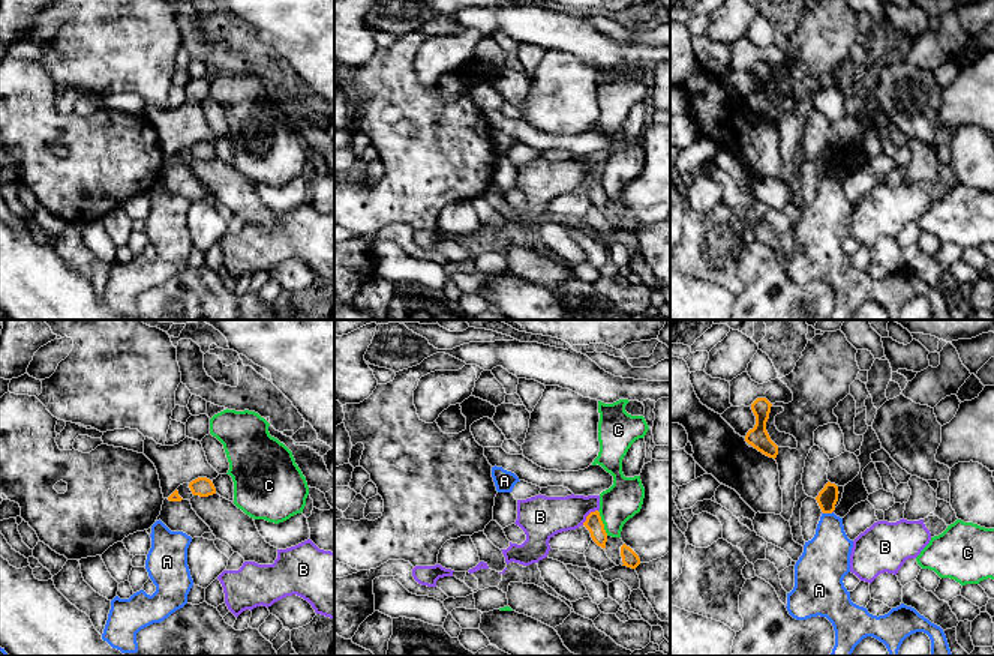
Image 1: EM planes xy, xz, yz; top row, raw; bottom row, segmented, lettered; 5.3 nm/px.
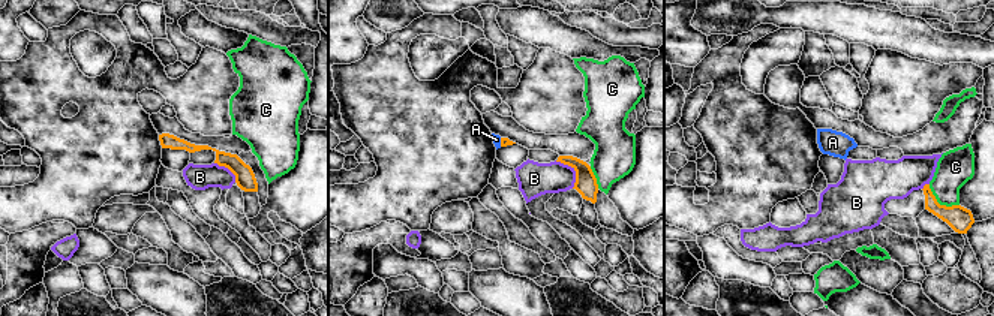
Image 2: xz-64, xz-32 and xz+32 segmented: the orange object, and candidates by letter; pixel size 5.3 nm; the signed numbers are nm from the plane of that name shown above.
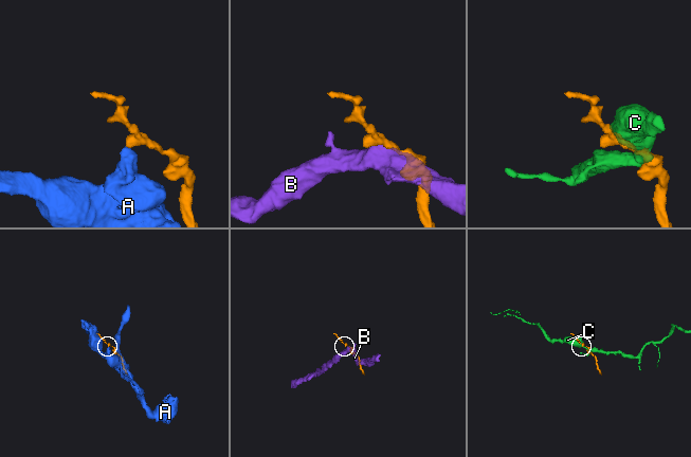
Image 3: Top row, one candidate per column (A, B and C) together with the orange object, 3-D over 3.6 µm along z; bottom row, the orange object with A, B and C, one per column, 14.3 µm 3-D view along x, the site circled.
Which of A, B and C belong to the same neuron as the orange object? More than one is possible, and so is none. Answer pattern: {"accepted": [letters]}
{"accepted": []}

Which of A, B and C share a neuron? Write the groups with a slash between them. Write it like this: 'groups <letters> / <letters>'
groups A / B / C

